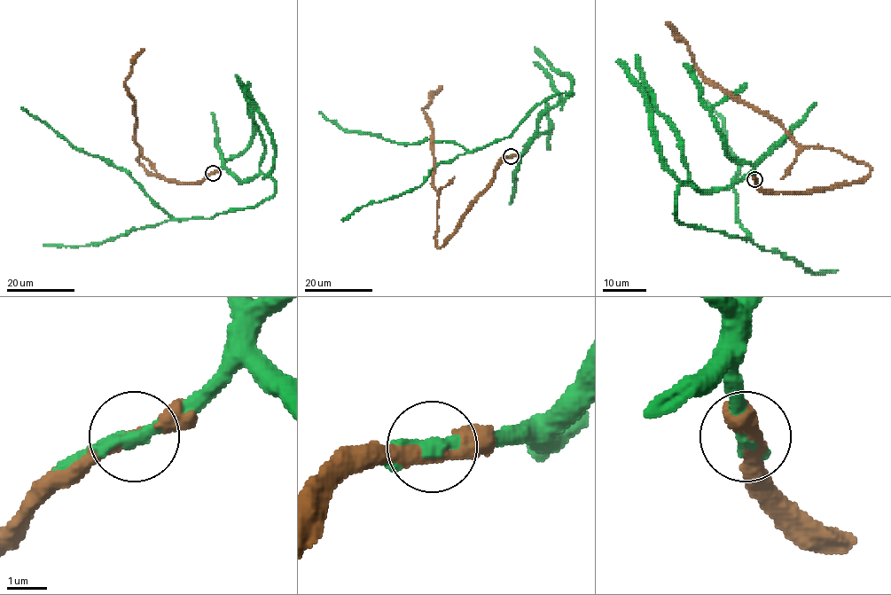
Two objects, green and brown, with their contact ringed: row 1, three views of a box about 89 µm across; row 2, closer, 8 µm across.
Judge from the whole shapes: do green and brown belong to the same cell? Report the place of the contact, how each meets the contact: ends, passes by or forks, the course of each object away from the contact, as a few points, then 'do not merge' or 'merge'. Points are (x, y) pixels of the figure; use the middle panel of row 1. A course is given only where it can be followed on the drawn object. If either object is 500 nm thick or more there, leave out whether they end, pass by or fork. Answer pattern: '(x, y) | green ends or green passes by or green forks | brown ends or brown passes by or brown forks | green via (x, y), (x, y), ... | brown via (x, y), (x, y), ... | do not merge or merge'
(511, 156) | green passes by | brown passes by | green via (511, 155), (543, 113), (573, 94), (545, 98), (509, 136), (469, 151), (345, 131), (318, 112) | brown via (511, 155), (500, 163), (494, 181), (459, 227), (437, 247), (433, 129), (423, 110), (442, 85) | merge

